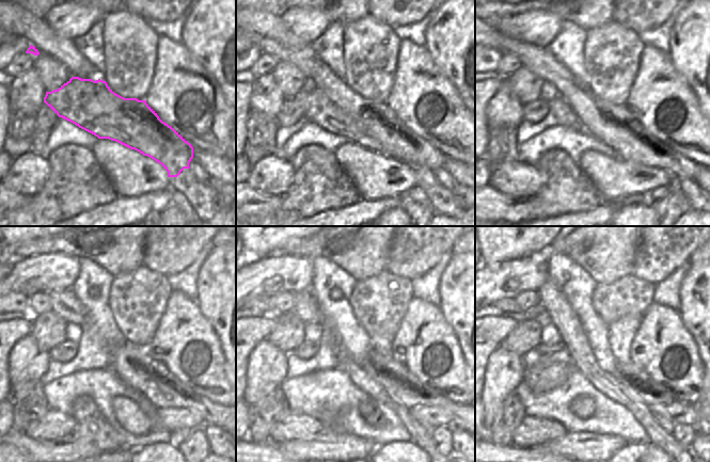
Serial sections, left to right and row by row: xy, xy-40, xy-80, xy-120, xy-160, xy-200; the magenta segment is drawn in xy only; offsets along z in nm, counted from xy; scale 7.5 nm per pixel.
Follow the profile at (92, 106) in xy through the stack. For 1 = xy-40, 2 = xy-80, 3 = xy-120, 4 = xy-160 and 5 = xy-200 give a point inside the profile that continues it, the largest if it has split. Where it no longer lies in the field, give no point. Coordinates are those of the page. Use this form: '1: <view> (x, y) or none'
1: xy-40 (333, 106)
2: xy-80 (614, 125)
3: xy-120 (132, 364)
4: xy-160 (405, 389)
5: xy-200 (649, 393)

